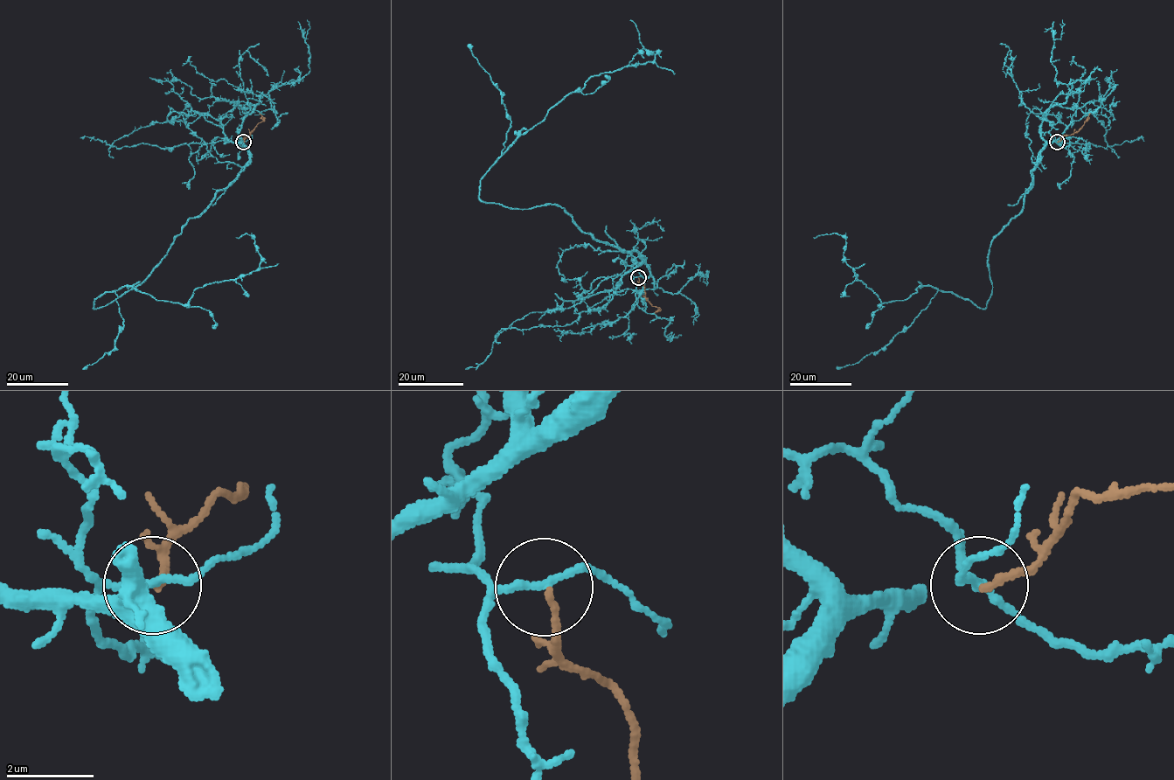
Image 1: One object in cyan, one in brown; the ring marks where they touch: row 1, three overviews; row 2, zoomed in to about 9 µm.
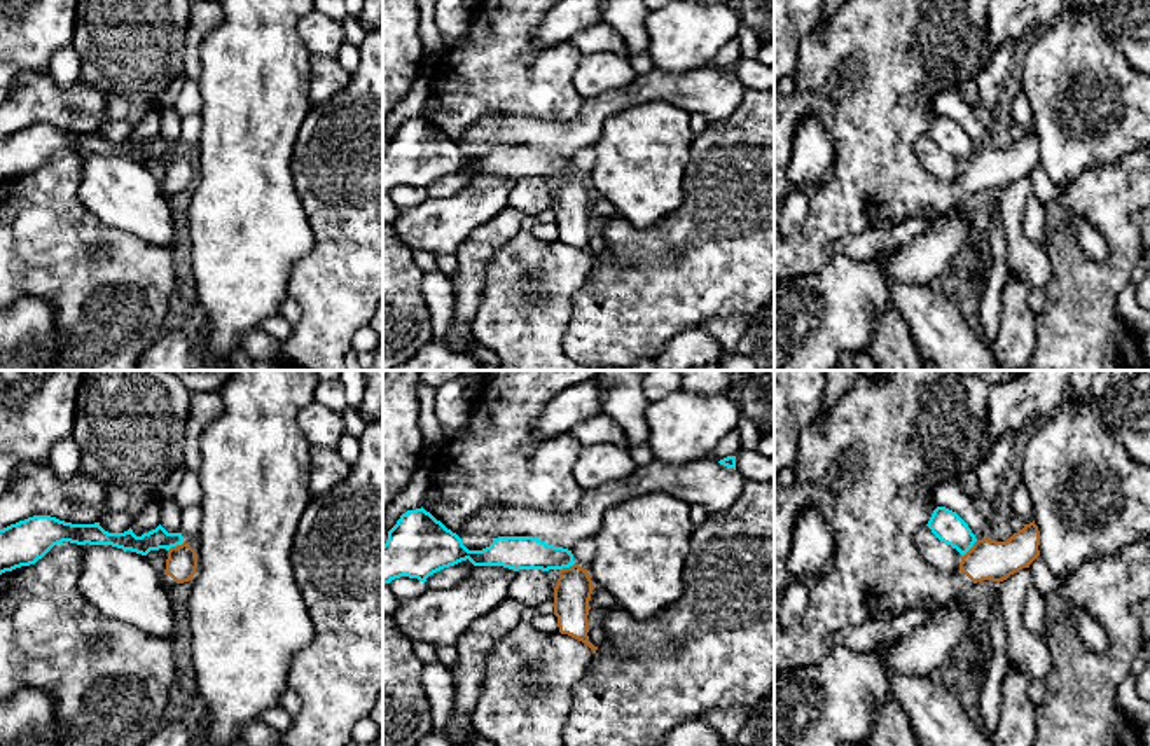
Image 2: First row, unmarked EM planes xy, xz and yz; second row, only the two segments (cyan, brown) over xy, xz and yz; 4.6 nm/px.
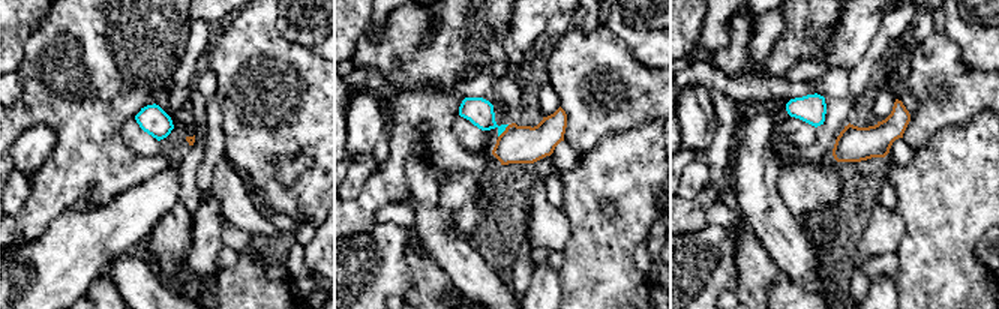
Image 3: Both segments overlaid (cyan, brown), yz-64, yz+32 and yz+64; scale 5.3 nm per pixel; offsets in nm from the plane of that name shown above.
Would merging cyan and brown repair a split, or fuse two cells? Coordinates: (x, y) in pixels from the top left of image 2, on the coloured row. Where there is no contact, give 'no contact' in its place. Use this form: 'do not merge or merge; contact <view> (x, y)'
do not merge; contact xy (175, 545)

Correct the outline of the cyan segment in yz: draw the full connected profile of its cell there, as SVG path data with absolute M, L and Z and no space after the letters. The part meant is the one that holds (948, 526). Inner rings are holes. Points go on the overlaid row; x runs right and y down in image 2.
M937 507L926 524L944 543L965 556L977 542L968 524L953 510Z

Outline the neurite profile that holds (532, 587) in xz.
M519 570L509 585L509 597L521 601L526 608L554 597L554 587L542 570Z

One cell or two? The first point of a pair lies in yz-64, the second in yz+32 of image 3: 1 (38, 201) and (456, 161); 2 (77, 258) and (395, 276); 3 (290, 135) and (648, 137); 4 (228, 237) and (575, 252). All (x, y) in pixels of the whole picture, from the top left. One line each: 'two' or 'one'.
1: one
2: one
3: two
4: two

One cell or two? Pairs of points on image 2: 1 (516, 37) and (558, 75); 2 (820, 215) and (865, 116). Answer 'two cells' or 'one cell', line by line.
1: one cell
2: one cell

